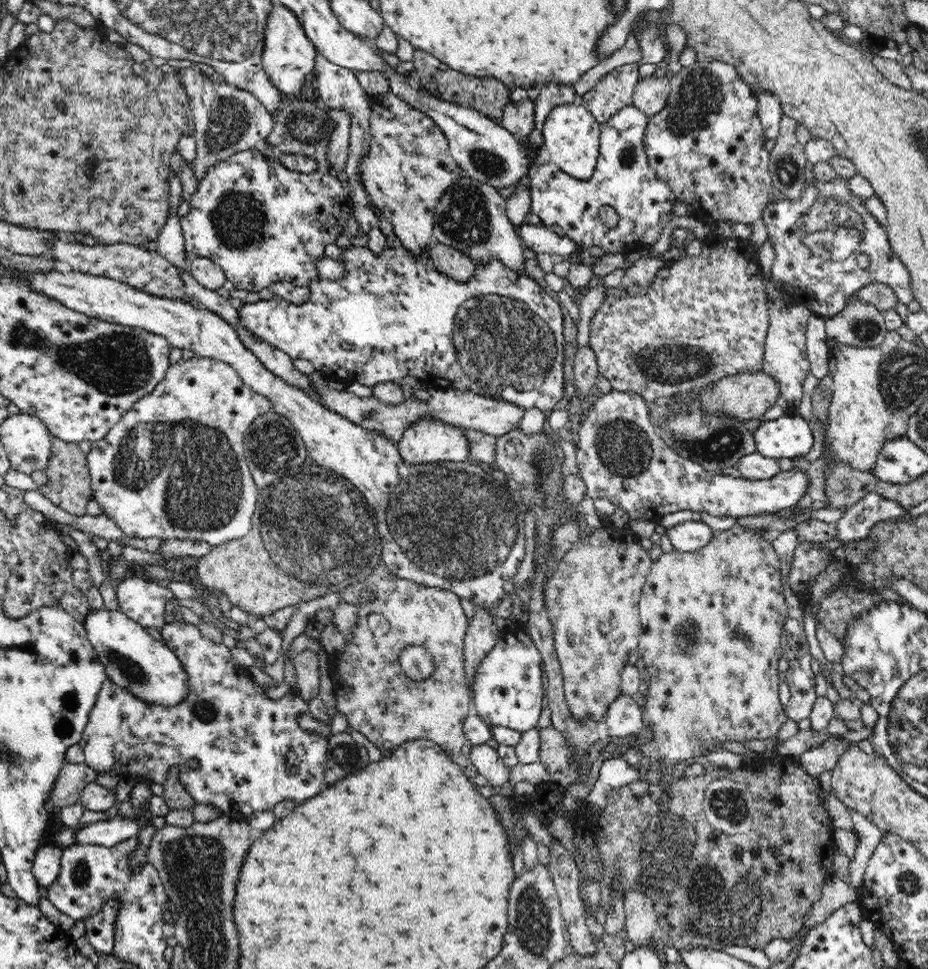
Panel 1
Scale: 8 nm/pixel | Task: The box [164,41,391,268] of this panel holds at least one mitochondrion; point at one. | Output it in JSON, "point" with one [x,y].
{"point":[239,221]}

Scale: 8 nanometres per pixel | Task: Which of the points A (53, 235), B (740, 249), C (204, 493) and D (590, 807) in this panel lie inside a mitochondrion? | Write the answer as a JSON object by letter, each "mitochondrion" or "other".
{"A":"other","B":"other","C":"mitochondrion","D":"other"}

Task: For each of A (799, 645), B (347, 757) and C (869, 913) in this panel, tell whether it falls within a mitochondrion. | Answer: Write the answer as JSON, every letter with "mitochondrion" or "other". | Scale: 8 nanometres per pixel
{"A":"other","B":"mitochondrion","C":"other"}

